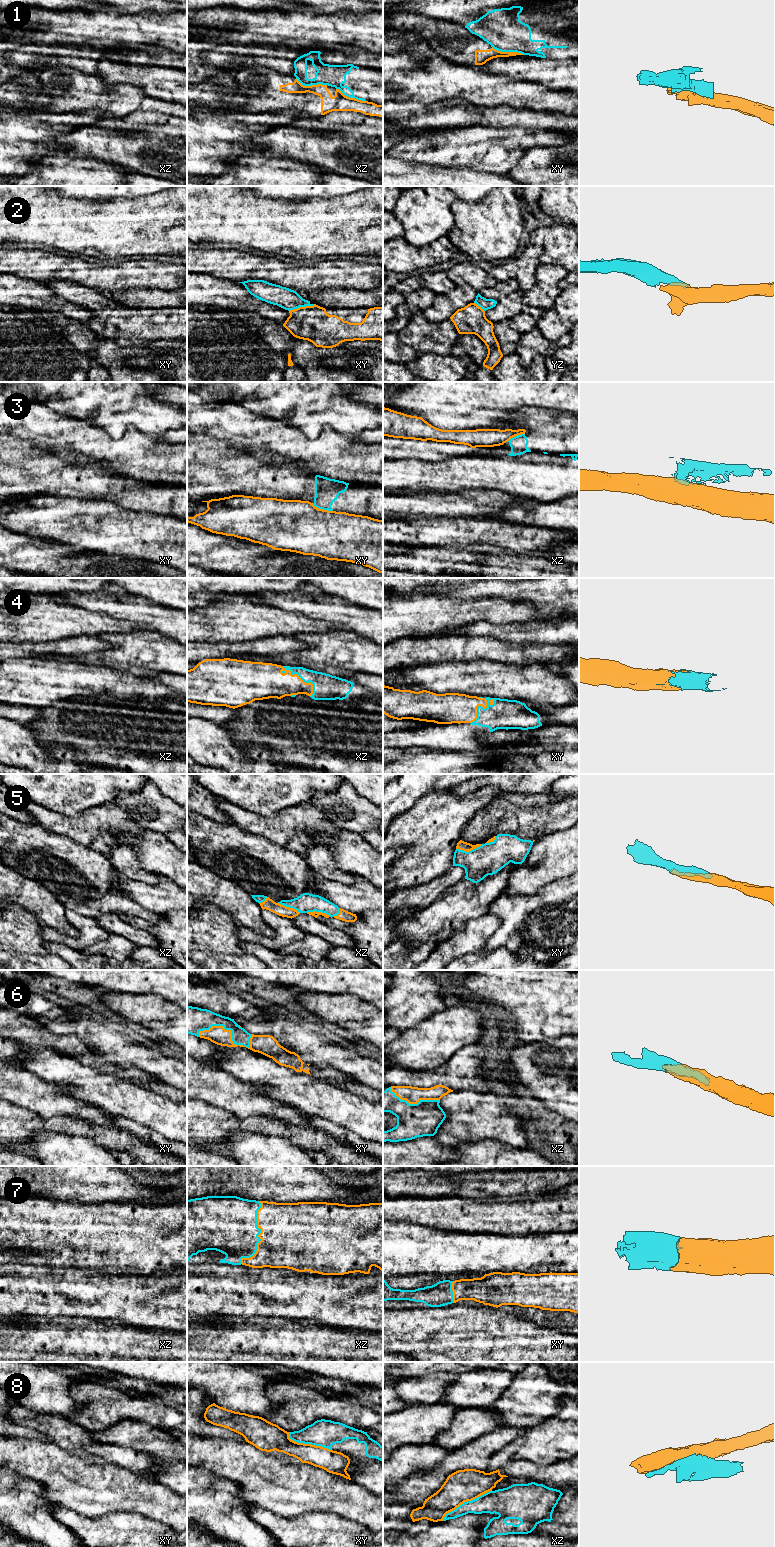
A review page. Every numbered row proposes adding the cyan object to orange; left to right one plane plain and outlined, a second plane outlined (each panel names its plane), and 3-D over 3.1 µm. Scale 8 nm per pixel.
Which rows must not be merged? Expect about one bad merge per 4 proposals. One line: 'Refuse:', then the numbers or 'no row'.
Refuse: 1, 3, 8

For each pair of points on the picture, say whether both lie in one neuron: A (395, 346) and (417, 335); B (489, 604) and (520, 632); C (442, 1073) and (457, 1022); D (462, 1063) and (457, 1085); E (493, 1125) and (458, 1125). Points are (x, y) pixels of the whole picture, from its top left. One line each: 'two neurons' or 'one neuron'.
A: two neurons
B: two neurons
C: two neurons
D: one neuron
E: one neuron

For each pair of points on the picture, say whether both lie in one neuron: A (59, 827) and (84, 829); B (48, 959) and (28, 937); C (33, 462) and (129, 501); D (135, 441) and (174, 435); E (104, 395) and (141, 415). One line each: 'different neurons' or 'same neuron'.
A: same neuron
B: same neuron
C: same neuron
D: different neurons
E: same neuron

